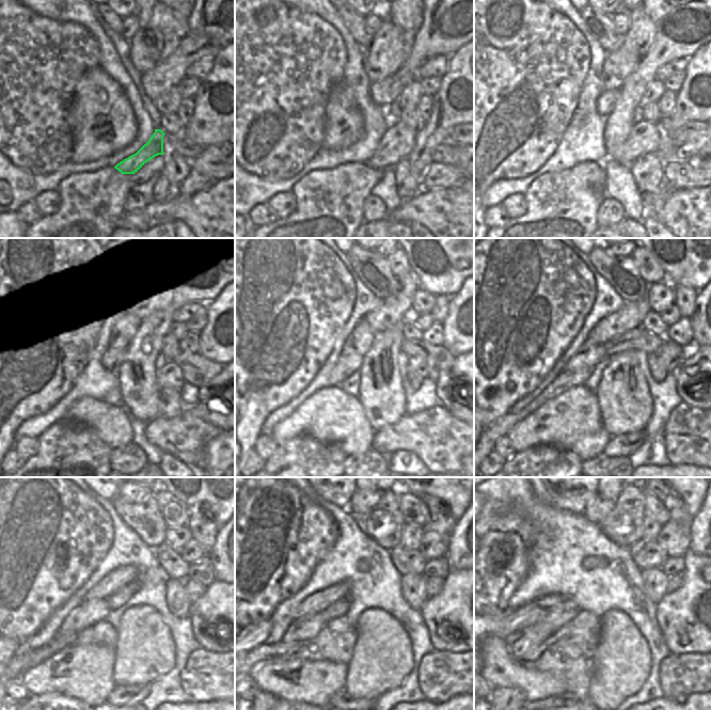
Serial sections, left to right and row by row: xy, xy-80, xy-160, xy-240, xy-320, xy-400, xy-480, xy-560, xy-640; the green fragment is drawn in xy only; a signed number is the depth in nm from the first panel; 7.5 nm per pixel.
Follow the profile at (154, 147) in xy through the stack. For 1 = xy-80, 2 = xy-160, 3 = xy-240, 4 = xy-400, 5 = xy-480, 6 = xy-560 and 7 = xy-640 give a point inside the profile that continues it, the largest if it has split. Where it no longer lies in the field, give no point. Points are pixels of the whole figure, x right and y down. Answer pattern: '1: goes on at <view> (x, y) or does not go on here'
1: goes on at xy-80 (397, 142)
2: goes on at xy-160 (644, 138)
3: goes on at xy-240 (169, 376)
4: goes on at xy-400 (670, 354)
5: goes on at xy-480 (193, 589)
6: goes on at xy-560 (433, 585)
7: goes on at xy-640 (675, 582)

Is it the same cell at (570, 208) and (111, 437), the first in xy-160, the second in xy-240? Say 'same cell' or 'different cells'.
different cells

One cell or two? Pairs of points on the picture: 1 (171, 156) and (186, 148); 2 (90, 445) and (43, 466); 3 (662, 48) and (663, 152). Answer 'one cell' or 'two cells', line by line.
1: two cells
2: one cell
3: two cells

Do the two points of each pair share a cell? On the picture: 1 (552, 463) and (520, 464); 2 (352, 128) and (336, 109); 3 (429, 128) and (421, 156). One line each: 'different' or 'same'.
1: same
2: same
3: same

